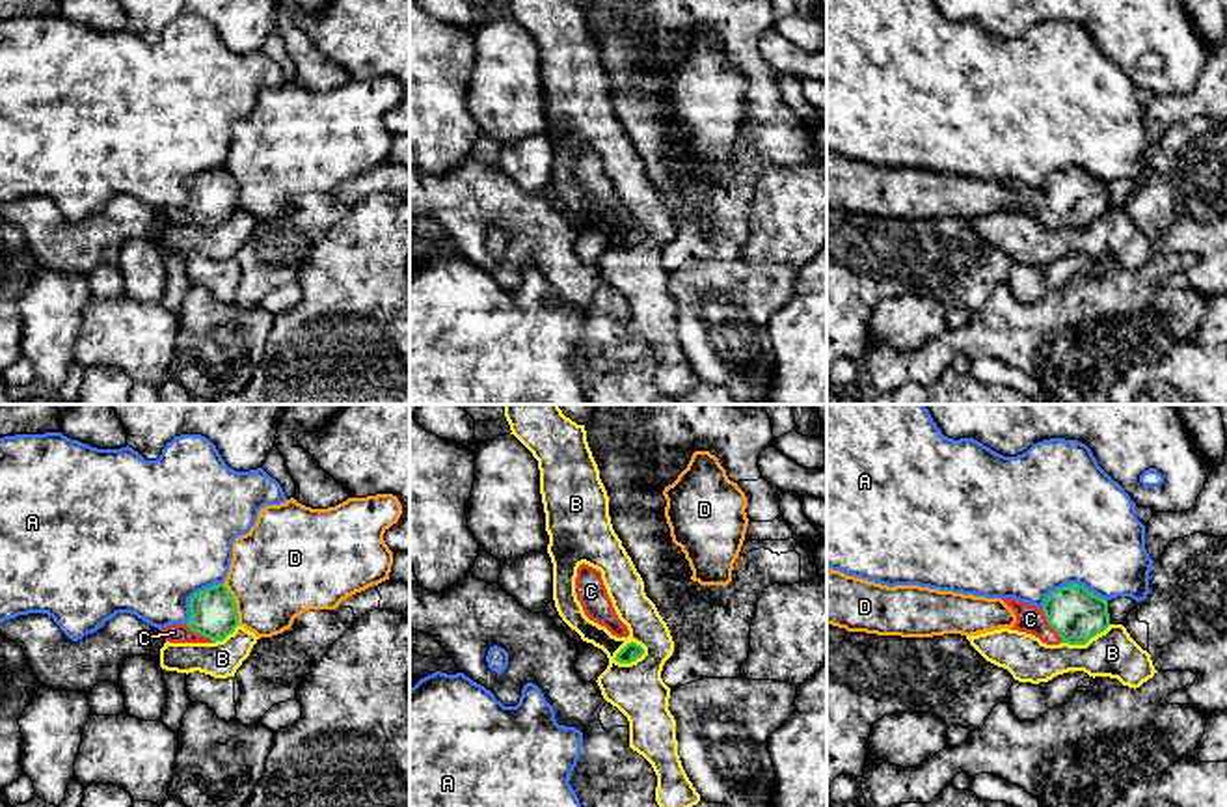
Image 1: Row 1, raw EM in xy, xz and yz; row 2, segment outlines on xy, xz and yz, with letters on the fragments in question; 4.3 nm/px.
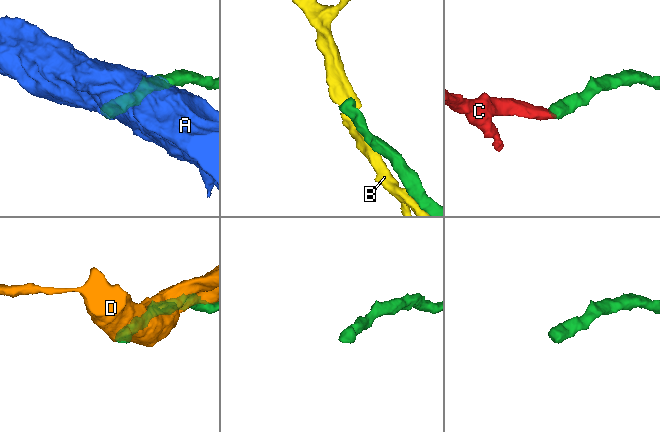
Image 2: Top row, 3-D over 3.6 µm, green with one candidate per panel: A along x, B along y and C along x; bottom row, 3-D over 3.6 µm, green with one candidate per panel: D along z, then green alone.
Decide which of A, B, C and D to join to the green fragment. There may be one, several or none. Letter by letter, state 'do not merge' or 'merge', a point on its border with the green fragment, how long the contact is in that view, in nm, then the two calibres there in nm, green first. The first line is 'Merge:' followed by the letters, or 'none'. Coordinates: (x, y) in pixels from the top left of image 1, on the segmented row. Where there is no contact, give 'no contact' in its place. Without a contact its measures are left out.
Merge: C
A: do not merge; meets green in yz at (1073, 584); contact 280 nm long; 220 nm thick on the green side, 500 nm on the other
B: do not merge; meets green in xz at (630, 662); contact 150 nm long; 80 nm thick on the green side, 240 nm on the other
C: merge; meets green in yz at (1049, 623); contact 180 nm long; 220 nm thick on the green side, 120 nm on the other
D: do not merge; meets green in xy at (235, 604); contact 200 nm long; 200 nm thick on the green side, 420 nm on the other

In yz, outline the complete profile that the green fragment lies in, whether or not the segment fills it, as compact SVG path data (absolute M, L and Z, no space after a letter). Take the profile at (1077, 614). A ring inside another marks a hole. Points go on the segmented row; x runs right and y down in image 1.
M1078 583L1052 591L1041 608L1002 600L1017 615L1011 630L1031 634L1046 645L1085 645L1110 626L1108 600Z

